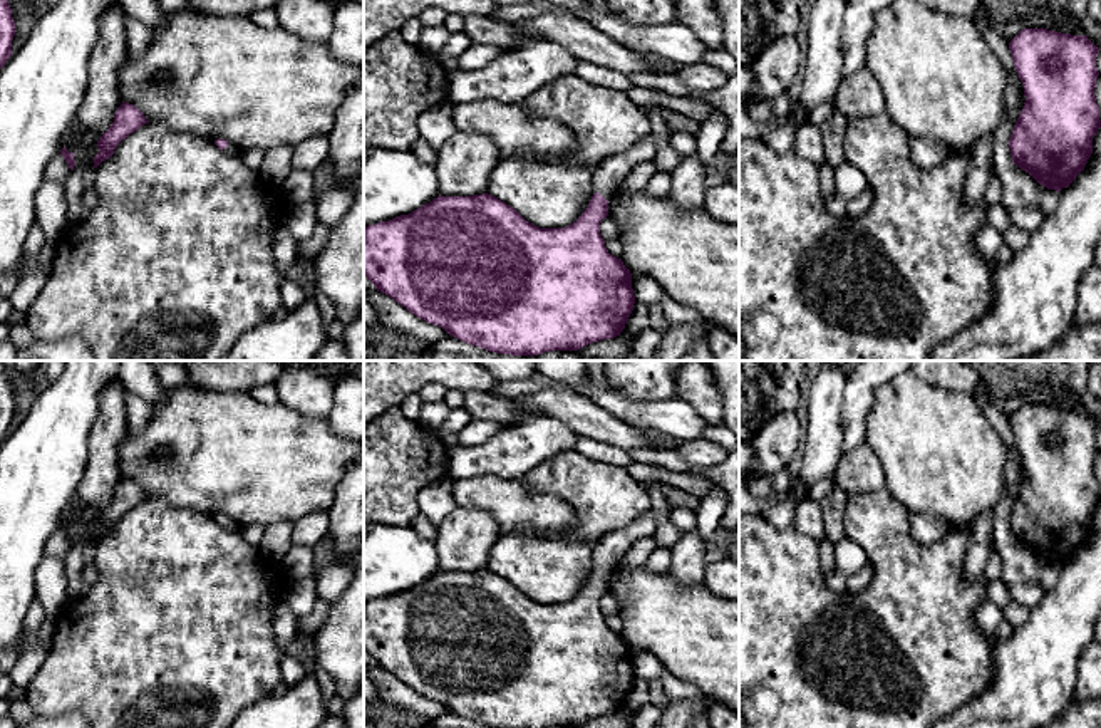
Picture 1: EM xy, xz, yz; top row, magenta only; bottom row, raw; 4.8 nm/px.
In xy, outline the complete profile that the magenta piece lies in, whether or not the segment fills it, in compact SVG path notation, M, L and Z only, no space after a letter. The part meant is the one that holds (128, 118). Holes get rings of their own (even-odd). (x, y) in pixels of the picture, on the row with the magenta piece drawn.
M122 101L114 114L114 122L97 141L99 153L94 158L94 168L109 159L117 144L146 122L149 121L136 106Z

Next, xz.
M652 134L633 148L605 158L592 174L593 196L576 221L565 228L540 228L493 195L437 196L409 215L369 225L364 230L364 275L377 290L416 317L442 327L449 335L489 352L538 356L550 351L578 351L592 342L620 335L633 310L632 273L622 258L608 253L600 223L608 200L633 166L652 161Z

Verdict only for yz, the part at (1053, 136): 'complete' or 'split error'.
complete

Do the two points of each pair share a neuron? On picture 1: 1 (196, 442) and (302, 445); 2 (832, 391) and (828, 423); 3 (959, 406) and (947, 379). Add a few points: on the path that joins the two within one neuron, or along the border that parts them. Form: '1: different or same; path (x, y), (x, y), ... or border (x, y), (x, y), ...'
1: same; path (223, 445), (275, 445)
2: same; path (828, 400), (828, 415)
3: different; border (920, 378), (939, 388), (971, 395)

